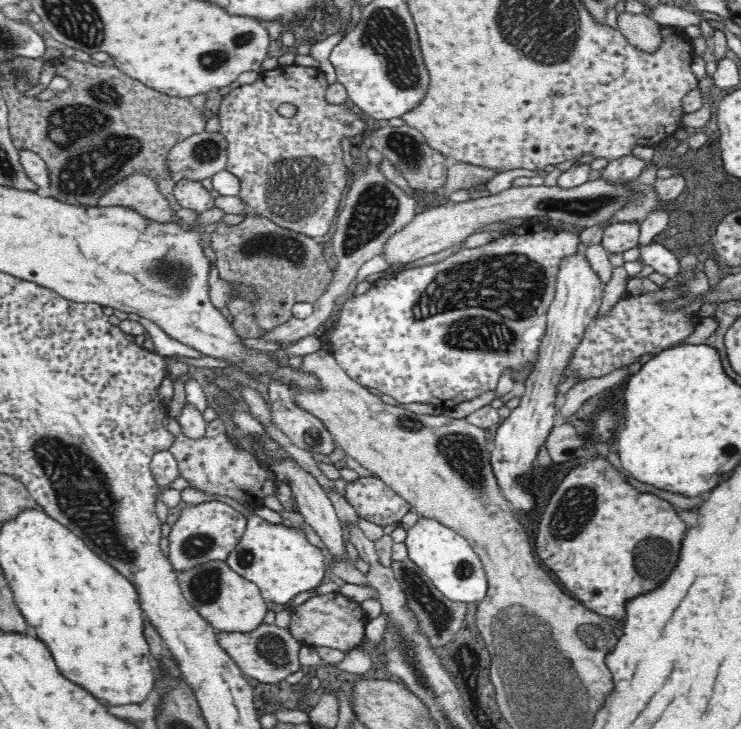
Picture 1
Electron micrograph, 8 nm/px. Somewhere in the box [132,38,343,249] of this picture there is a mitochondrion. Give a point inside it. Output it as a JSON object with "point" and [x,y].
{"point":[295,186]}

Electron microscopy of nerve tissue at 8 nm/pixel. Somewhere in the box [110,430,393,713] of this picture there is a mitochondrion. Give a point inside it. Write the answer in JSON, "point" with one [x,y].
{"point":[268,646]}

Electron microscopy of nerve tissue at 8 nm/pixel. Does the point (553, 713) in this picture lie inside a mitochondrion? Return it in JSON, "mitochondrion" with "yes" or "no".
{"mitochondrion":"yes"}

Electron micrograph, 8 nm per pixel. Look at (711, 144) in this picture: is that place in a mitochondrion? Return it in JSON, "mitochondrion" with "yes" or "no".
{"mitochondrion":"no"}

